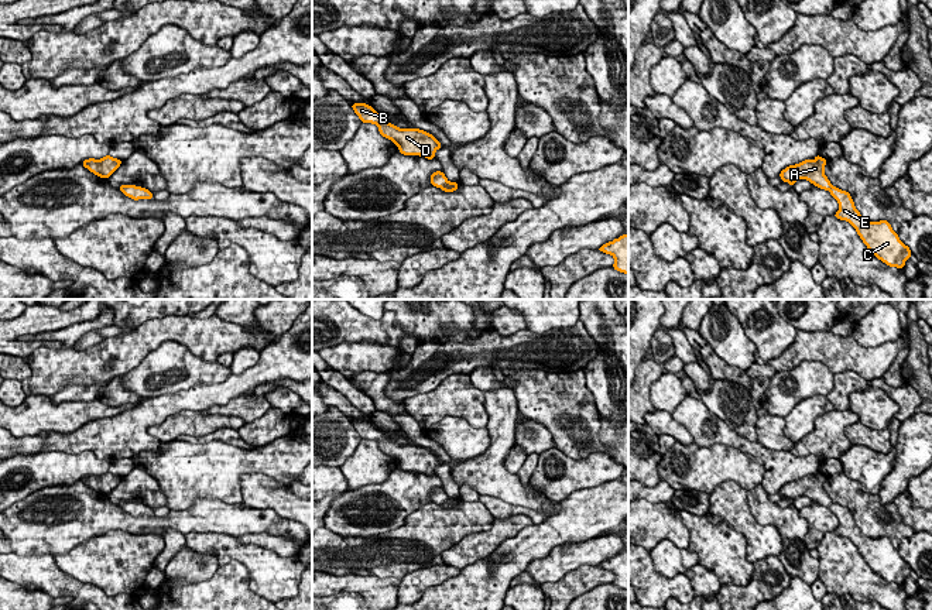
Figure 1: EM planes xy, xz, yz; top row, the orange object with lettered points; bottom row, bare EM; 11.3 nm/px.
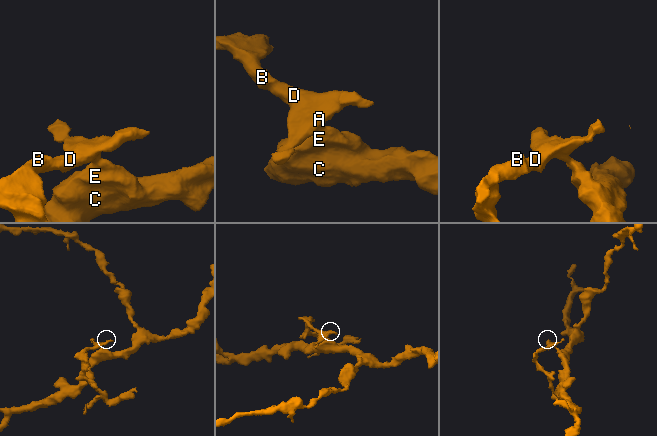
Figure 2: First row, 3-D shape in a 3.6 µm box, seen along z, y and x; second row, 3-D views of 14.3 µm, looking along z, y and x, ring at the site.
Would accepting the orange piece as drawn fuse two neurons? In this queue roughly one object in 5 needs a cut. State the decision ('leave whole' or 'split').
split

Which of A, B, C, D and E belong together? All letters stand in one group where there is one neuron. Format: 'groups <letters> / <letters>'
groups A B D / C E

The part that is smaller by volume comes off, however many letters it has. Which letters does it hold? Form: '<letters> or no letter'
A, B, D

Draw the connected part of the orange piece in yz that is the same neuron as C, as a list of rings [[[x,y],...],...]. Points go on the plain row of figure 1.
[[[832,503],[829,508],[839,520],[835,534],[849,538],[878,576],[890,583],[904,585],[905,578],[909,576],[912,569],[900,556],[898,549],[892,546],[890,538],[870,538],[863,535],[847,507]]]

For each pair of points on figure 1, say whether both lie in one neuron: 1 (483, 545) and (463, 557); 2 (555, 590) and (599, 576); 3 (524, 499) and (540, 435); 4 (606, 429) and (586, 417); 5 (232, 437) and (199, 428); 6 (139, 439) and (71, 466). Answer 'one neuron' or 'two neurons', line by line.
1: one neuron
2: one neuron
3: two neurons
4: two neurons
5: two neurons
6: two neurons

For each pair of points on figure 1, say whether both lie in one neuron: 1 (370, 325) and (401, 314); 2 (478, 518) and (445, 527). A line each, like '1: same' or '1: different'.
1: different
2: same

